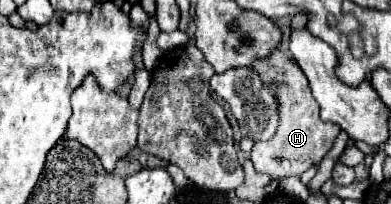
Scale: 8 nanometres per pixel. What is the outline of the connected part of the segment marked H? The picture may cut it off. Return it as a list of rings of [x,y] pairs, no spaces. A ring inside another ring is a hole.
[[[274,48],[270,56],[256,58],[252,62],[252,70],[260,76],[260,80],[272,90],[276,102],[278,102],[278,128],[276,134],[266,142],[256,142],[252,148],[252,162],[256,172],[268,174],[274,180],[286,178],[286,176],[300,176],[310,166],[320,164],[320,160],[330,152],[340,128],[332,122],[322,122],[318,104],[312,98],[312,92],[308,88],[306,76],[302,68],[290,60],[282,50]]]

